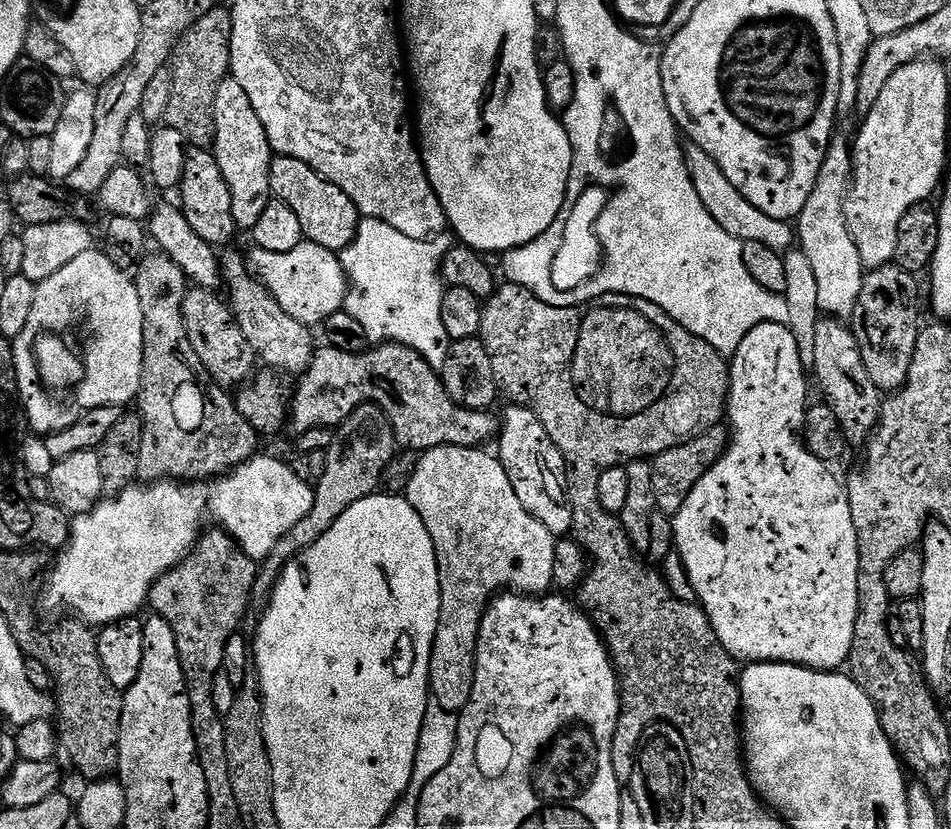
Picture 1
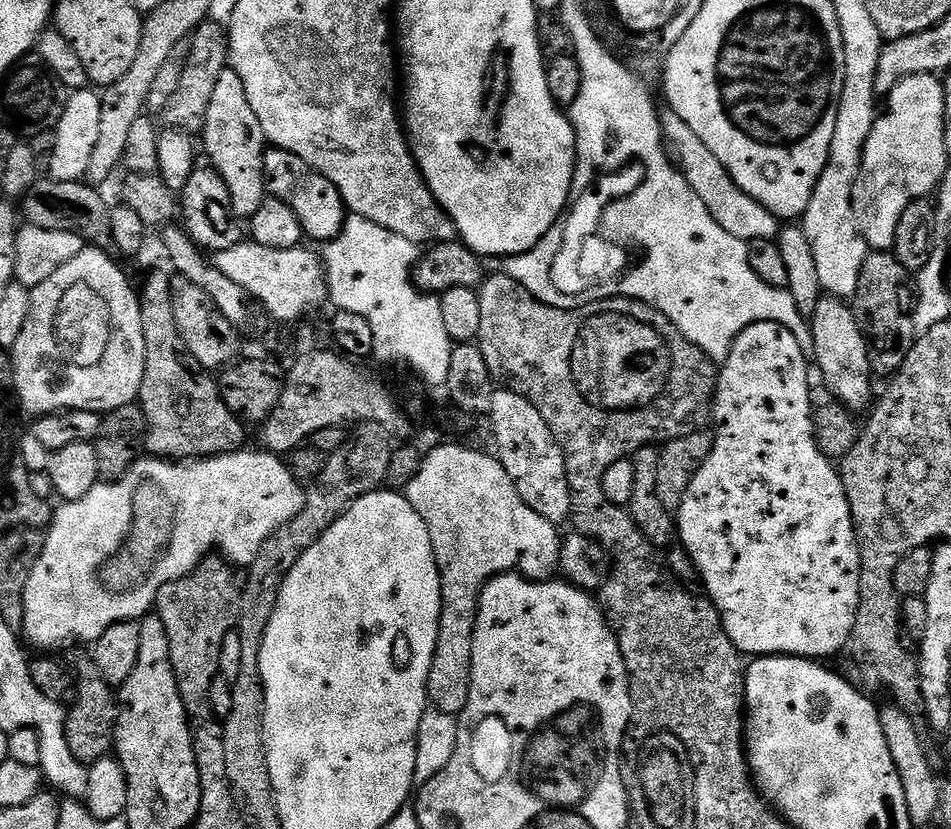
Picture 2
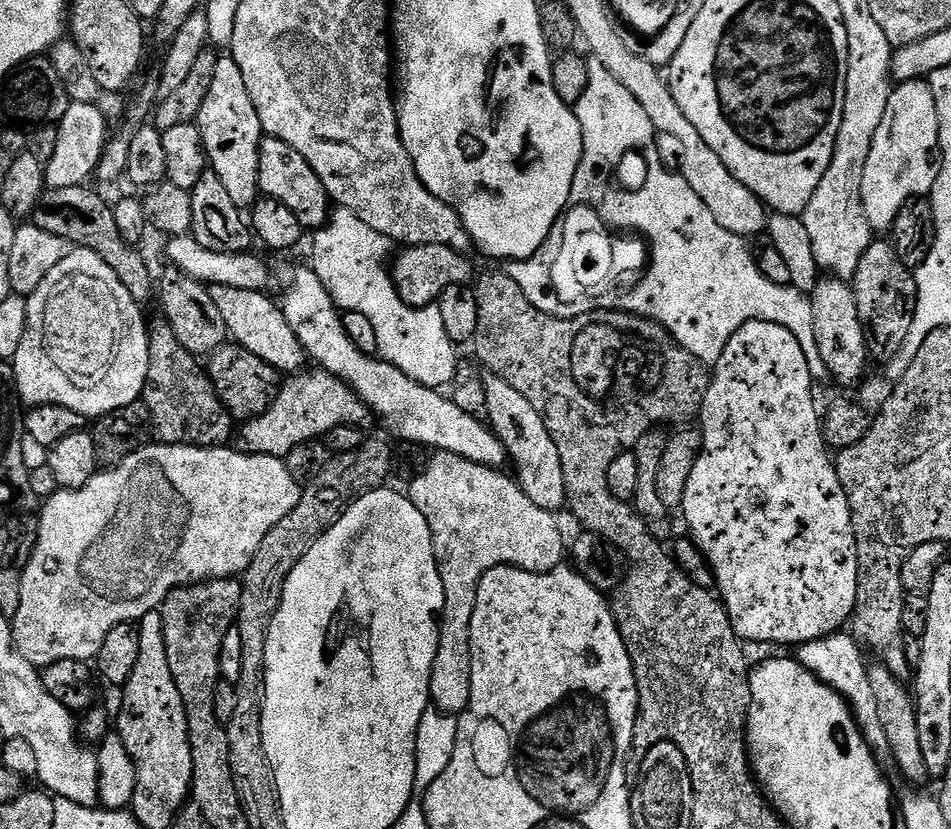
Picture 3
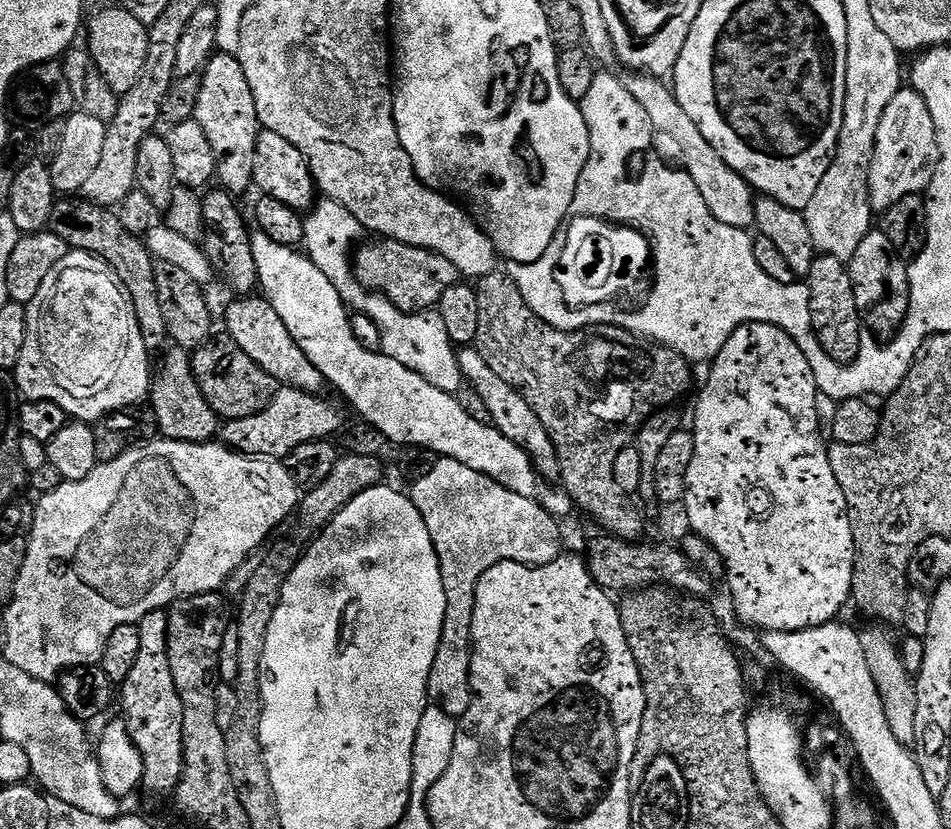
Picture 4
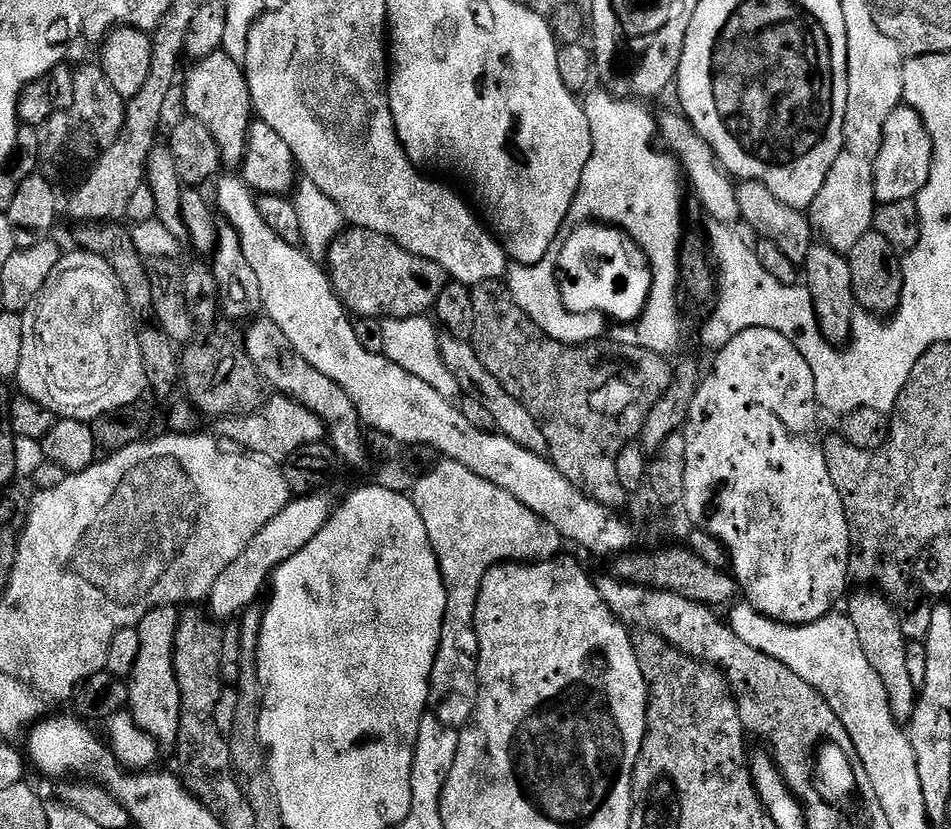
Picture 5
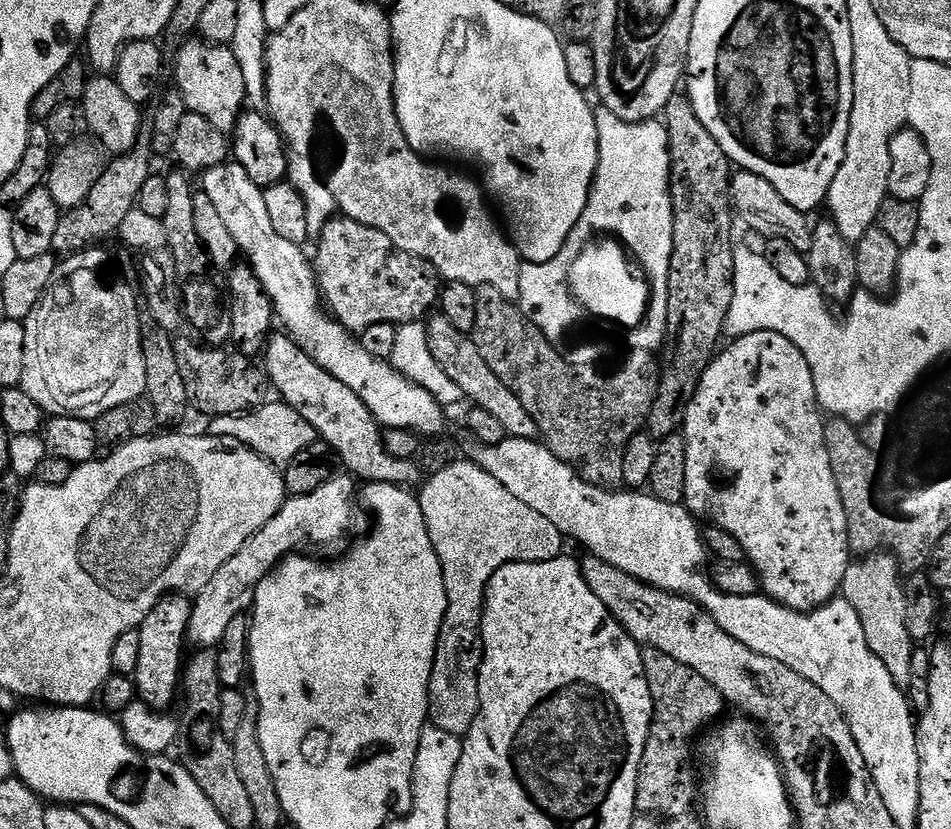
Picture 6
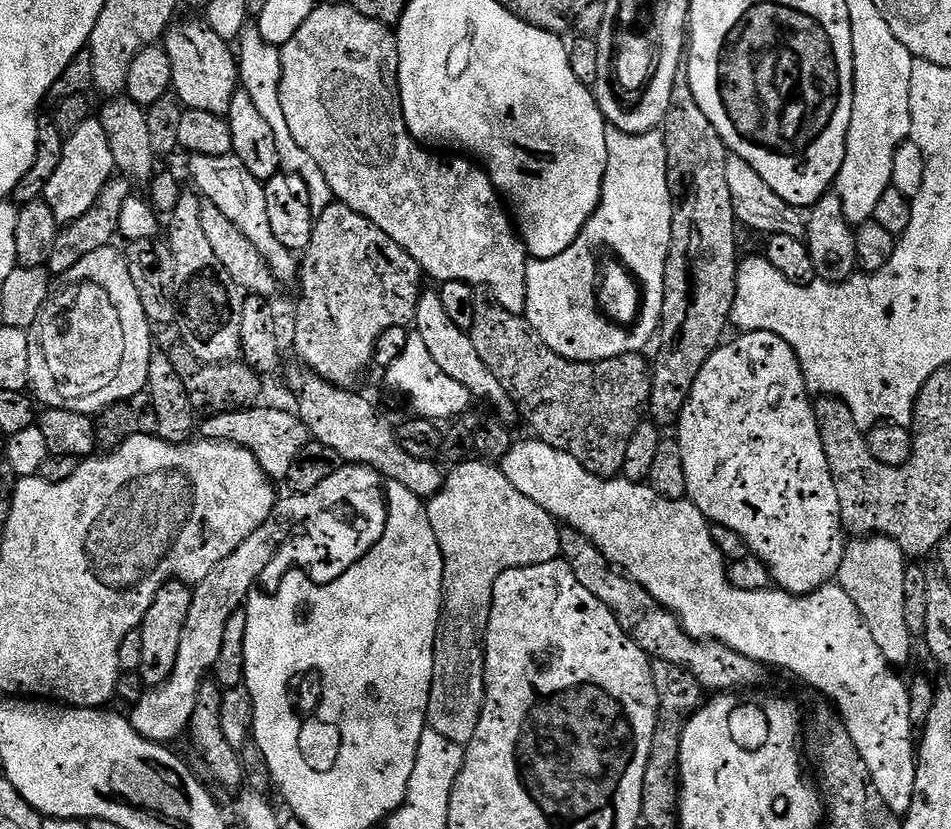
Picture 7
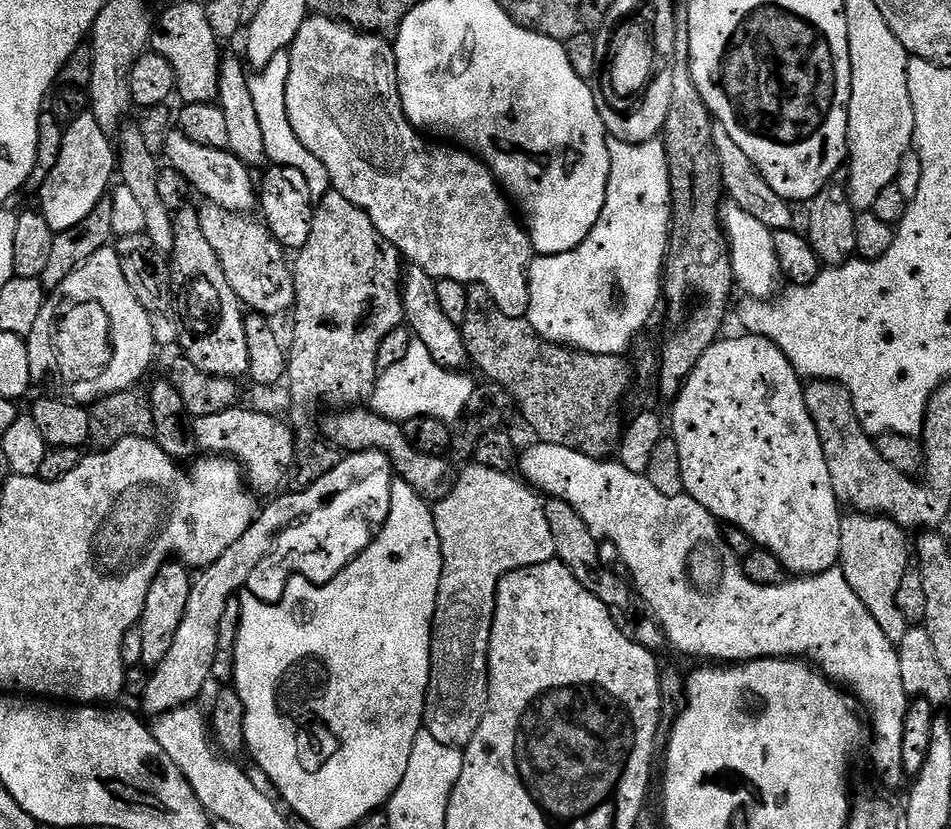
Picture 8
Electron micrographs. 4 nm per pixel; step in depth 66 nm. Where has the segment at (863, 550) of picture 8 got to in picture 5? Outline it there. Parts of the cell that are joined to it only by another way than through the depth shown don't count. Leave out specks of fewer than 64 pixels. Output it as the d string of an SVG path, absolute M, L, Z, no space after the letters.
M856 590L847 597L847 615L852 617L854 630L858 630L858 642L862 642L862 650L866 650L866 658L870 666L874 666L886 692L890 698L890 710L894 718L901 722L912 719L918 691L913 685L906 663L906 652L909 640L902 634L902 622L899 611L894 607L893 601L879 590Z

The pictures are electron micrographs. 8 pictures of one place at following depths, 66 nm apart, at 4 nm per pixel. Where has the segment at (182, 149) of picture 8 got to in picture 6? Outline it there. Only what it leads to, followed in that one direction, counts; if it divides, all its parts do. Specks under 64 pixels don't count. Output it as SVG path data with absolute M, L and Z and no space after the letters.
M235 162L208 169L203 173L202 180L206 198L214 202L237 249L243 255L244 252L248 255L247 263L260 279L279 323L284 323L283 331L296 341L303 352L310 354L310 358L314 358L322 370L334 374L338 382L350 386L350 390L354 390L354 394L366 402L366 410L370 410L370 414L374 414L374 418L385 429L407 428L421 437L436 438L444 428L445 409L428 390L422 390L422 386L403 376L387 359L368 354L359 339L325 311L320 288L316 284L313 261L309 253L308 256L304 253L301 245L276 233L266 210L264 189L250 182L250 174L246 174L246 170Z

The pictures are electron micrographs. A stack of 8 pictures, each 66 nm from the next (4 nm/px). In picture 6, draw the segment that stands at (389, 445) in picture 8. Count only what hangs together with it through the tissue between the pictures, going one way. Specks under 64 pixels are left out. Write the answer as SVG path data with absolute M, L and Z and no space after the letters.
M287 334L269 335L262 353L262 371L279 399L288 404L310 426L314 426L317 437L336 451L336 459L344 464L357 481L370 484L398 484L401 486L419 485L422 480L420 465L415 459L396 458L386 450L383 444L382 425L366 410L366 402L350 390L350 386L338 382L334 374L322 370L296 345L296 341Z

